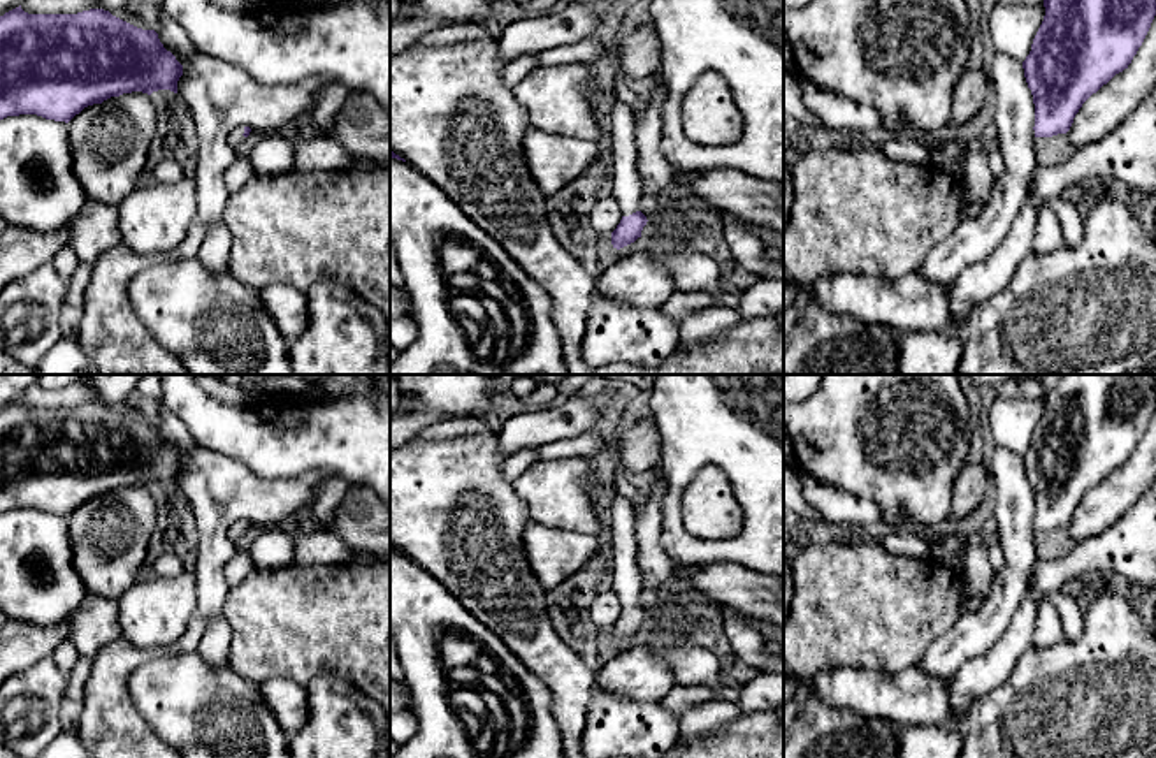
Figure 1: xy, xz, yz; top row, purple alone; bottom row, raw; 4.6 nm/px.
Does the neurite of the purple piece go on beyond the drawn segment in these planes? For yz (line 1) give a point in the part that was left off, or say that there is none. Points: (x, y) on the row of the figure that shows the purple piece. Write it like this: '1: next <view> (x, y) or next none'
1: next none

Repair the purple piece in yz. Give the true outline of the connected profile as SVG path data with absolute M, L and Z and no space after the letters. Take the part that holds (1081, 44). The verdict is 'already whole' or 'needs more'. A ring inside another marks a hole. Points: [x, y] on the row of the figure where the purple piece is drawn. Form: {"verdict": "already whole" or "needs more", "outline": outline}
{"verdict": "already whole", "outline": "M1044 0L1045 16L1022 62L1035 104L1035 137L1066 134L1082 104L1128 69L1156 16L1156 0Z"}

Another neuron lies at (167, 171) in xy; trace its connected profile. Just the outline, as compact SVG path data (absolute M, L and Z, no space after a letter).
M165 158L151 169L151 174L155 181L170 185L181 181L186 171L177 160Z

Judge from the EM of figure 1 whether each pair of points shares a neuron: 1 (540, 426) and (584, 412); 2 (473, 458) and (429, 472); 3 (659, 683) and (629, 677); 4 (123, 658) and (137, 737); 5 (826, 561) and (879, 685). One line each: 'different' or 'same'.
1: same
2: same
3: same
4: same
5: different

